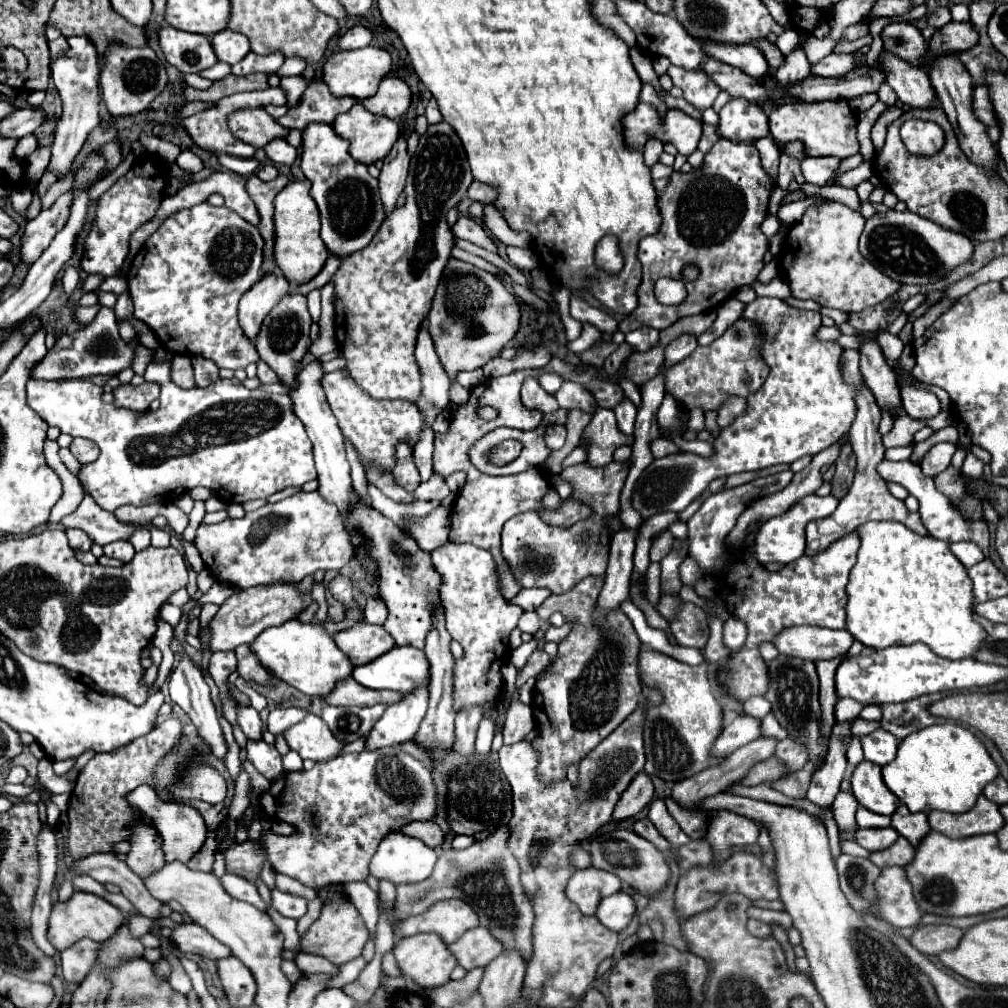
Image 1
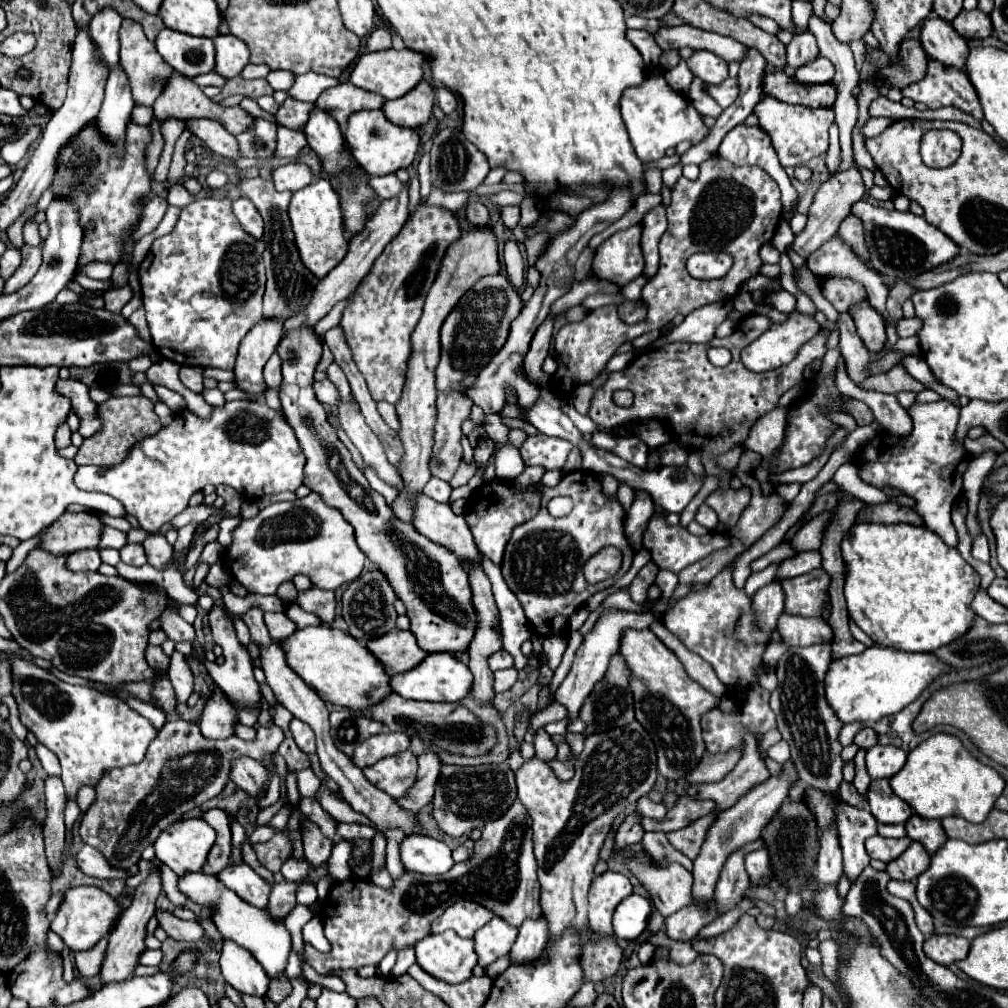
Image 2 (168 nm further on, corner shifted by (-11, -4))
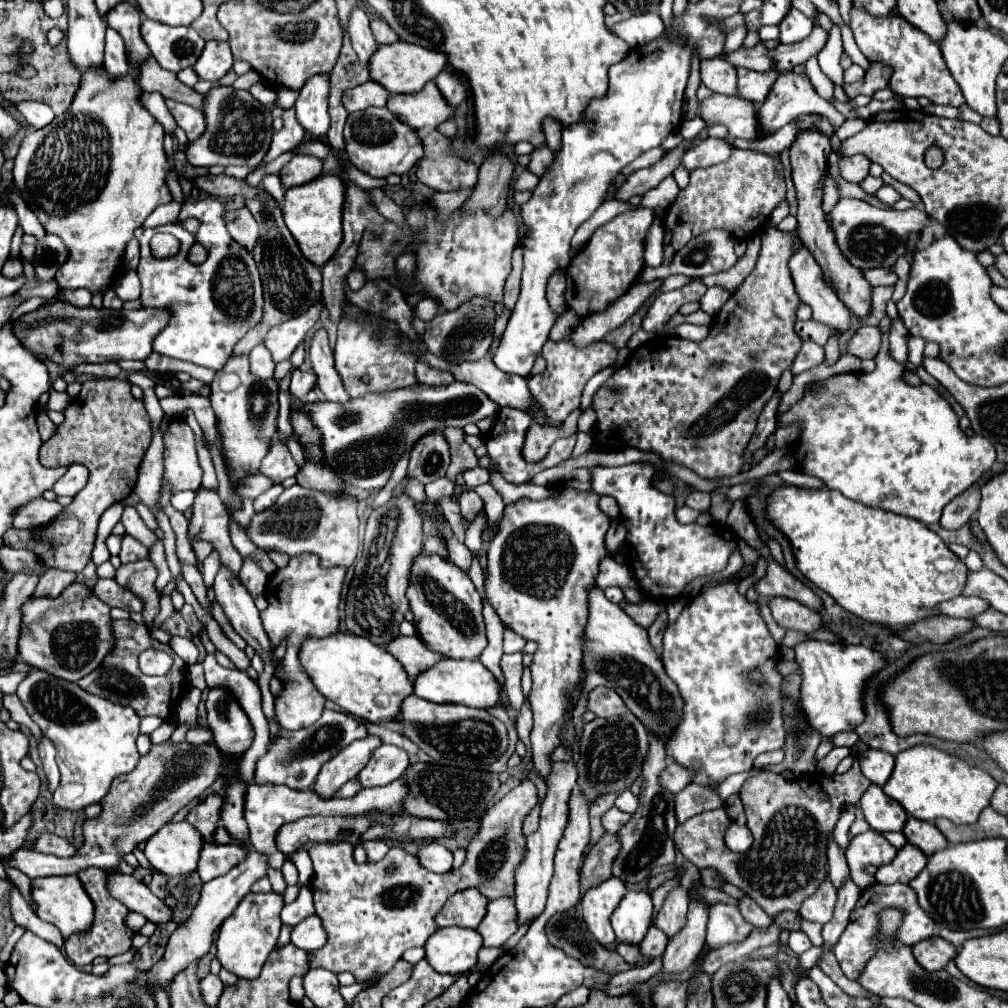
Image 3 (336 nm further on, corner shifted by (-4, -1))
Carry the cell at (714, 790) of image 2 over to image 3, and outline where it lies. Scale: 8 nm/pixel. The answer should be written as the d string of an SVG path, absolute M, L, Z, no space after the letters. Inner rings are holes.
M689 784L675 796L675 818L677 822L685 822L695 814L721 808L723 802L717 796L715 788L697 788L697 784Z

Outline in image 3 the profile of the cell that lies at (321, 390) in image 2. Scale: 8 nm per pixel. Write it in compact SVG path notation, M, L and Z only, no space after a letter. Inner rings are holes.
M295 370L293 372L293 378L291 378L291 396L297 398L297 400L303 400L303 396L315 386L315 376L313 372L301 372L301 370Z

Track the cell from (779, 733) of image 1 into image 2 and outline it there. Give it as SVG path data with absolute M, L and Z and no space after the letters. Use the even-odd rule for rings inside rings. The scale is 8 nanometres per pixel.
M784 739L778 741L778 743L774 743L774 745L768 749L768 757L774 759L774 761L778 761L778 763L788 761L788 759L790 759L790 747L788 747L788 743L786 743Z

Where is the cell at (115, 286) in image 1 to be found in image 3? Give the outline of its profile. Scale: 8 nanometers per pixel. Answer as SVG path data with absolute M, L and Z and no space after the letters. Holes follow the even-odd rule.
M103 66L89 68L81 76L69 110L55 116L45 128L27 134L15 156L13 178L21 198L37 214L45 232L59 236L69 250L69 260L57 270L57 284L63 290L87 288L91 294L105 294L119 276L123 252L135 228L139 228L159 204L173 200L165 182L171 170L171 162L163 150L165 132L141 104L141 94L143 90L133 74L111 76Z

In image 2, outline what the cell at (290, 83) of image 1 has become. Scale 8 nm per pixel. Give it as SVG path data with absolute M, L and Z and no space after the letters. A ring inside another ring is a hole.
M288 97L282 107L278 109L276 113L276 119L280 125L284 127L290 127L290 129L300 129L304 127L304 123L308 121L308 115L310 111L314 109L314 103L304 103L304 101L298 101L298 99L292 99Z

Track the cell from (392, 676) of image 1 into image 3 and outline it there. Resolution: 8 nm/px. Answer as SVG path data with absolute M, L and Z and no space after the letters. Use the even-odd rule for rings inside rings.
M443 658L439 664L429 668L421 676L417 676L413 686L415 686L415 696L425 698L429 702L439 702L439 704L465 704L469 708L487 710L493 706L503 706L505 702L503 686L479 660L467 662L467 660Z

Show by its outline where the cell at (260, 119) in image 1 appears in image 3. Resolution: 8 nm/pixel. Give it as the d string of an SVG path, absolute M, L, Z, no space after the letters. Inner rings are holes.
M151 56L139 66L137 82L143 92L161 92L165 98L185 102L193 108L201 108L203 96L197 94L193 88L181 84L173 72L161 68Z

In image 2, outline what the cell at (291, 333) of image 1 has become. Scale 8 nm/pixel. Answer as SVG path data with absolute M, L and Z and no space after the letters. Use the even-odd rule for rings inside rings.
M296 327L288 331L278 343L278 355L282 359L282 387L280 403L290 427L296 431L296 439L306 455L304 485L320 493L324 501L336 507L344 519L356 531L356 543L362 553L376 565L380 573L390 581L398 599L406 605L410 619L410 631L414 633L418 647L426 653L456 653L468 649L476 631L476 611L472 607L472 589L468 575L448 551L440 551L436 543L424 539L412 523L404 523L394 517L384 497L370 489L364 473L354 465L348 449L340 443L336 431L326 421L324 405L316 399L312 383L314 371L322 357L324 339L316 335L314 327Z

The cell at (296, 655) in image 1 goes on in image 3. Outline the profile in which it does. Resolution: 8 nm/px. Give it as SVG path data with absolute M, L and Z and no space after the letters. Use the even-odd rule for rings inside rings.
M349 632L327 636L327 640L305 640L305 648L301 648L301 664L327 700L333 700L363 722L381 724L397 720L403 700L413 694L413 680L395 656L371 640Z

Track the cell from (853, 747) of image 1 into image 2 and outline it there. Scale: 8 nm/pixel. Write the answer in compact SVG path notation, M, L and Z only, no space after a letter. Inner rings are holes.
M860 749L858 753L856 753L856 757L854 757L854 767L856 767L856 777L854 777L854 787L858 789L858 793L866 793L866 789L868 789L868 785L870 785L870 775L868 775L868 769L866 769L866 763L864 763L864 755L866 755L866 751L864 749Z

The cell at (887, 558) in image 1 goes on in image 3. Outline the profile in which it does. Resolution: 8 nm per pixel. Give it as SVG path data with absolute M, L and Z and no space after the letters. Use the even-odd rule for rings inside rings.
M799 486L775 488L765 502L765 516L789 540L801 574L833 596L839 606L867 622L897 630L921 618L937 616L933 606L937 608L937 604L959 596L965 586L967 566L949 552L945 542L933 530L909 516L853 502L837 490L809 490Z

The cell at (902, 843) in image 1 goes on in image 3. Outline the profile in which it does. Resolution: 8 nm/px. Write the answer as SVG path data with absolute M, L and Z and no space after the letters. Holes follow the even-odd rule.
M905 844L905 848L897 852L891 864L885 864L877 870L875 880L879 884L895 884L895 882L909 884L925 866L927 866L927 856L919 848Z

